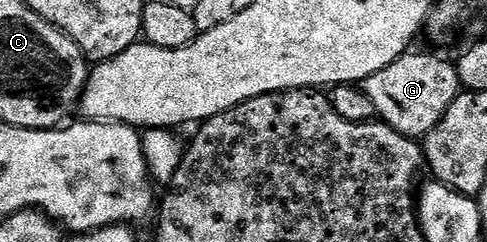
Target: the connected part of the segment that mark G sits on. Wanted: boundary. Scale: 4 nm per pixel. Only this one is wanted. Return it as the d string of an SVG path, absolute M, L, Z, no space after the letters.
M407 53L400 56L392 65L372 73L362 80L360 86L378 110L378 119L387 123L396 133L410 139L421 140L448 113L452 101L463 90L458 76L458 68L453 62L441 59L438 55L414 55Z

